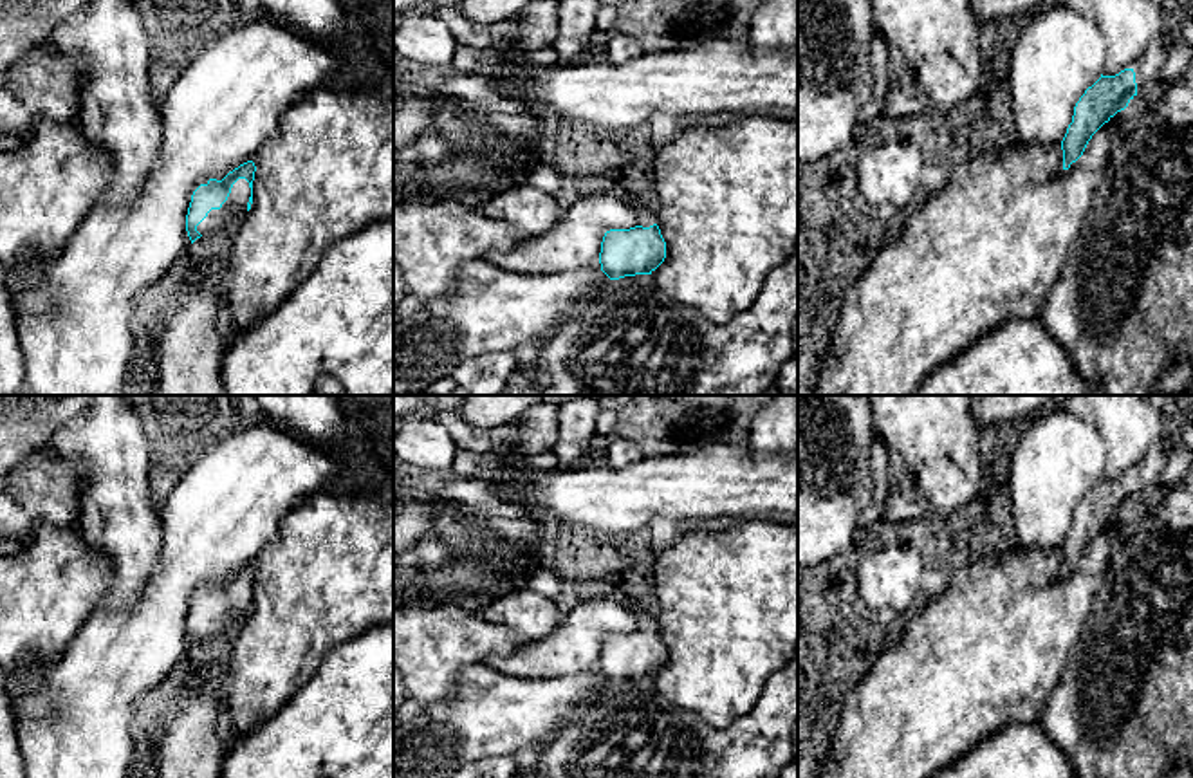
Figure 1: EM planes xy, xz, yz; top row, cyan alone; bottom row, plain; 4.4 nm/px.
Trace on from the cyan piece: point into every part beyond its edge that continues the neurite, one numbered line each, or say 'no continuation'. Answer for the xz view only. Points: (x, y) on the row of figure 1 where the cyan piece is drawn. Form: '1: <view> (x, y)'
1: xz (647, 217)

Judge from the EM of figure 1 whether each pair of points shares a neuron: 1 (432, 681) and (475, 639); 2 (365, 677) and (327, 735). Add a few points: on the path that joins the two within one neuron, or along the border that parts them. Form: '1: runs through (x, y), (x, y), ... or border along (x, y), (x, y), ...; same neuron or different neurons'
1: runs through (443, 670), (464, 648); same neuron
2: runs through (360, 692), (336, 715), (336, 721); same neuron

